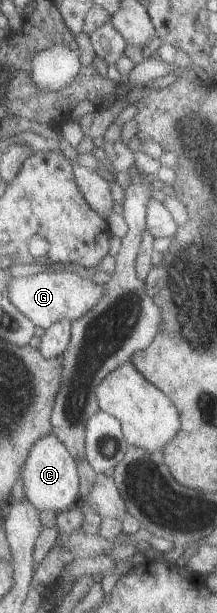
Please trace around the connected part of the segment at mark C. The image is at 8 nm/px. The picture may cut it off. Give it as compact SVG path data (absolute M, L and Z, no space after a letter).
M52 433L41 436L28 449L19 473L22 494L26 502L38 513L51 510L55 514L79 504L79 484L74 458Z

